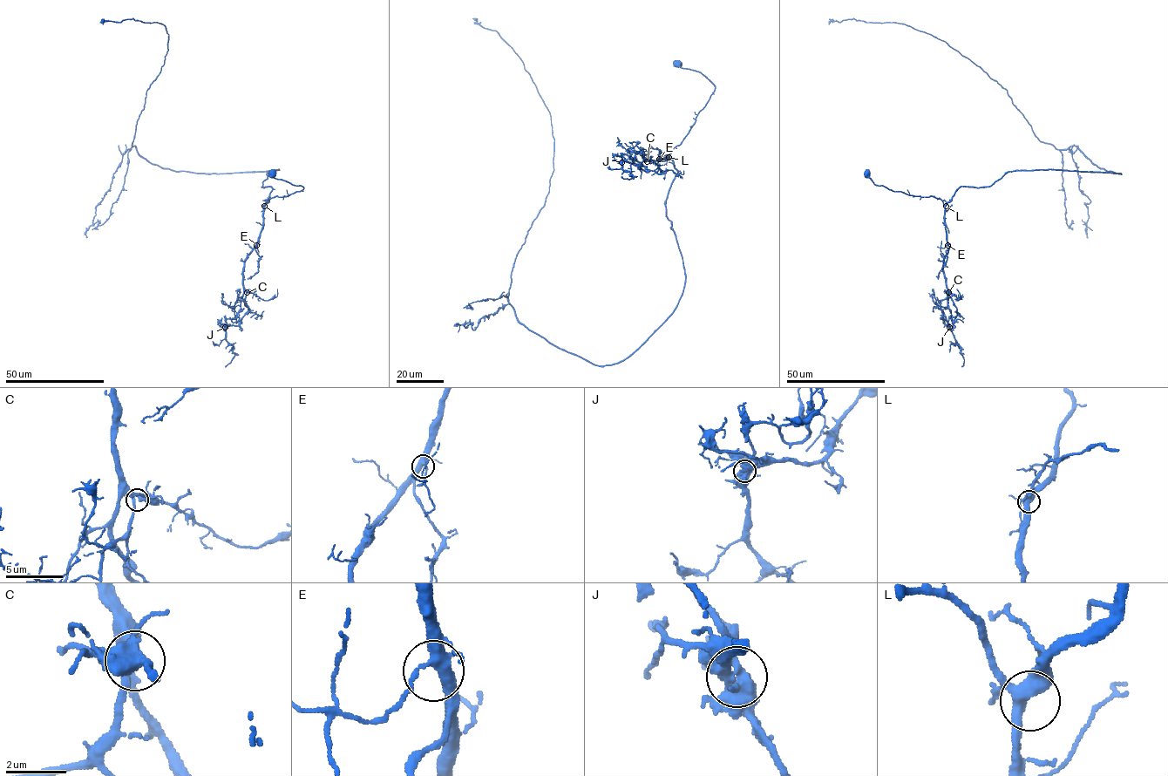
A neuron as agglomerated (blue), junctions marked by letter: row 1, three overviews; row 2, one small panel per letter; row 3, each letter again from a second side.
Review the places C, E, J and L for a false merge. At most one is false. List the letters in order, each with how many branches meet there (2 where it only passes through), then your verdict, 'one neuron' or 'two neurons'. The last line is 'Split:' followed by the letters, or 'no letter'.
C: 4 branches meet; one neuron
E: 4 branches meet; one neuron
J: 4 branches meet; two neurons
L: 4 branches meet; one neuron
Split: J

